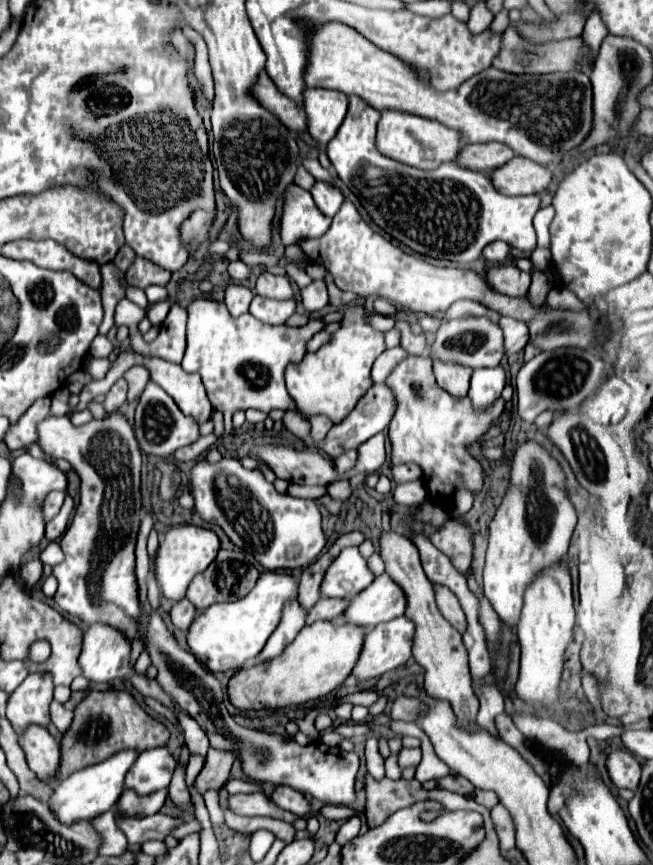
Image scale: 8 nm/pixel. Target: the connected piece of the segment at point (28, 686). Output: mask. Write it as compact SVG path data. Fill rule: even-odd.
M30 673L28 679L8 697L6 719L12 723L18 737L26 733L30 725L48 727L50 701L52 701L52 679L48 675Z

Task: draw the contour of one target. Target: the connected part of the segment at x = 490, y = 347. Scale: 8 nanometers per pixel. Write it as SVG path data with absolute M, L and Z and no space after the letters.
M486 317L454 319L454 321L448 321L448 323L442 323L436 329L434 339L430 343L430 357L434 361L462 365L462 367L470 367L470 369L496 367L496 365L500 365L500 359L504 357L502 329Z

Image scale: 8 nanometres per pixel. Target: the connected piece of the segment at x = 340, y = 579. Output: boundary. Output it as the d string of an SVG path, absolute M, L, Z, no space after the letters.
M348 547L332 561L328 575L320 587L324 597L348 597L352 599L374 581L374 573L368 567L368 559L362 557L358 547Z

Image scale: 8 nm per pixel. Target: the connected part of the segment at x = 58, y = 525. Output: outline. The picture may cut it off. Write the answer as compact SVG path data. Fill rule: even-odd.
M68 495L62 509L60 509L60 513L46 525L46 539L48 541L58 541L60 539L60 535L68 527L68 521L70 521L72 513L74 513L74 499Z

